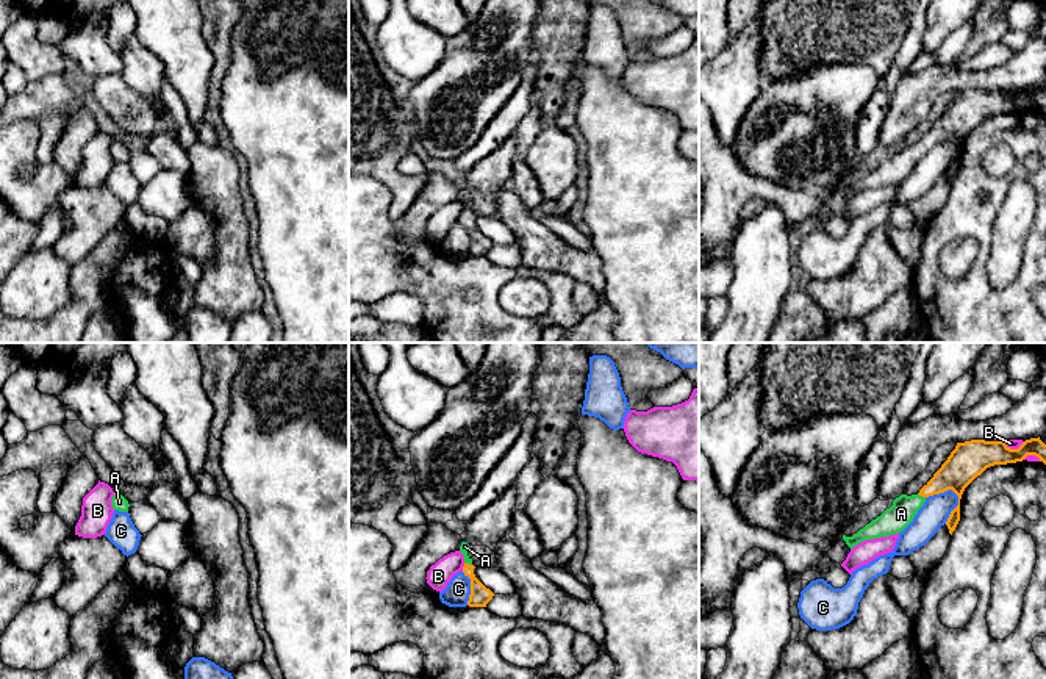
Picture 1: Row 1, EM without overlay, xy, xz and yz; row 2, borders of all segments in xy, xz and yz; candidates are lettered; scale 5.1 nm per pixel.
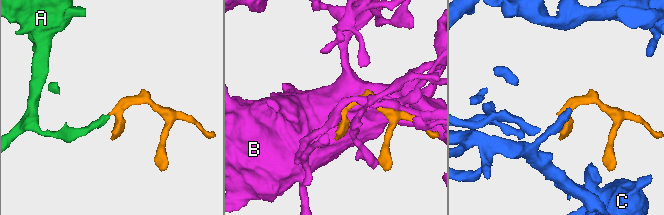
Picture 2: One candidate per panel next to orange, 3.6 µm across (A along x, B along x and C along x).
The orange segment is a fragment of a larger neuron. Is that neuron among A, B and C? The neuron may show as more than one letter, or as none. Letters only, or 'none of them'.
A

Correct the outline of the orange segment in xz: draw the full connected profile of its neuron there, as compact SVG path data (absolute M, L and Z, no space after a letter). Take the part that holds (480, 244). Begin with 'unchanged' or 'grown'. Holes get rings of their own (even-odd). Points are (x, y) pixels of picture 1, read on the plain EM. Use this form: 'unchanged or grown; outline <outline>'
grown; outline M463 191L460 200L464 207L463 222L471 228L471 244L469 244L467 255L486 257L486 253L493 249L494 242L475 227L474 224L475 216L472 214L472 208L467 205L469 194Z

